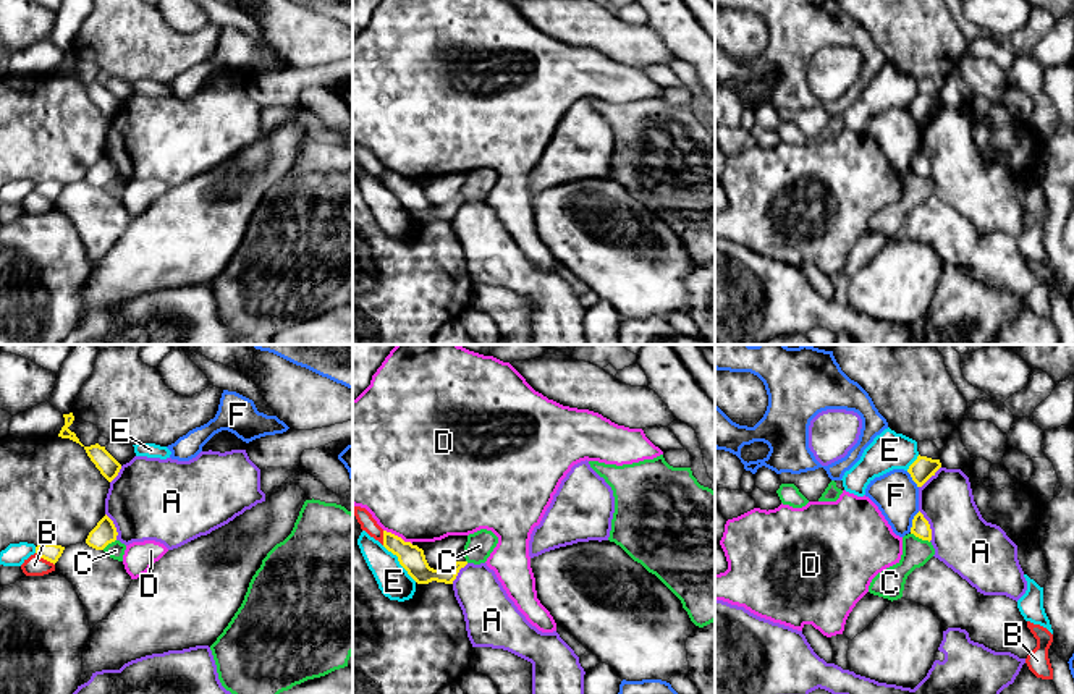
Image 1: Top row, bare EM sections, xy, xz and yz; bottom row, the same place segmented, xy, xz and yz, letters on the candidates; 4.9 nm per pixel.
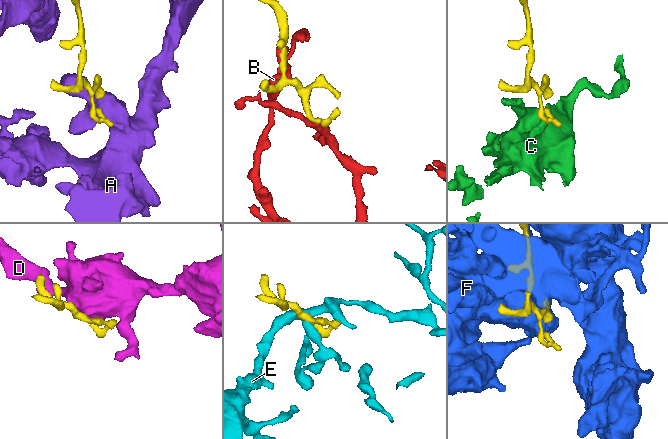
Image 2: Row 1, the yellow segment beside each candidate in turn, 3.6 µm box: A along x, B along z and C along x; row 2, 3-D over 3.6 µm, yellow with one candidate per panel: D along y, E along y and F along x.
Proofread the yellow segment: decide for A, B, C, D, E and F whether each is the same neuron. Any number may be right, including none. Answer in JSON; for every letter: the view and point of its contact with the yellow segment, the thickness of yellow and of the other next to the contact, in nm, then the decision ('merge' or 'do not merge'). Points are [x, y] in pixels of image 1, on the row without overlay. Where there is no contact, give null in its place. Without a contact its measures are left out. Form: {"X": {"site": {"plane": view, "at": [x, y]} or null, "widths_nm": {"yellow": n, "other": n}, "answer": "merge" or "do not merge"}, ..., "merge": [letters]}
{"A": {"site": {"plane": "yz", "at": [929, 164]}, "widths_nm": {"yellow": 90, "other": 300}, "answer": "do not merge"}, "B": {"site": {"plane": "xy", "at": [46, 196]}, "widths_nm": {"yellow": 90, "other": 100}, "answer": "do not merge"}, "C": {"site": {"plane": "yz", "at": [921, 175]}, "widths_nm": {"yellow": 90, "other": 140}, "answer": "do not merge"}, "D": {"site": {"plane": "xz", "at": [397, 173]}, "widths_nm": {"yellow": 120, "other": 500}, "answer": "do not merge"}, "E": {"site": {"plane": "xz", "at": [398, 198]}, "widths_nm": {"yellow": 120, "other": 160}, "answer": "do not merge"}, "F": {"site": {"plane": "yz", "at": [913, 159]}, "widths_nm": {"yellow": 90, "other": 220}, "answer": "do not merge"}, "merge": []}

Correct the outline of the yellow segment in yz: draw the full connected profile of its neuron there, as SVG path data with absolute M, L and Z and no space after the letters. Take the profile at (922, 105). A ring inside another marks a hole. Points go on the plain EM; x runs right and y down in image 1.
M919 92L917 97L909 104L907 110L917 125L922 125L932 113L935 113L940 105L940 97L932 97Z

